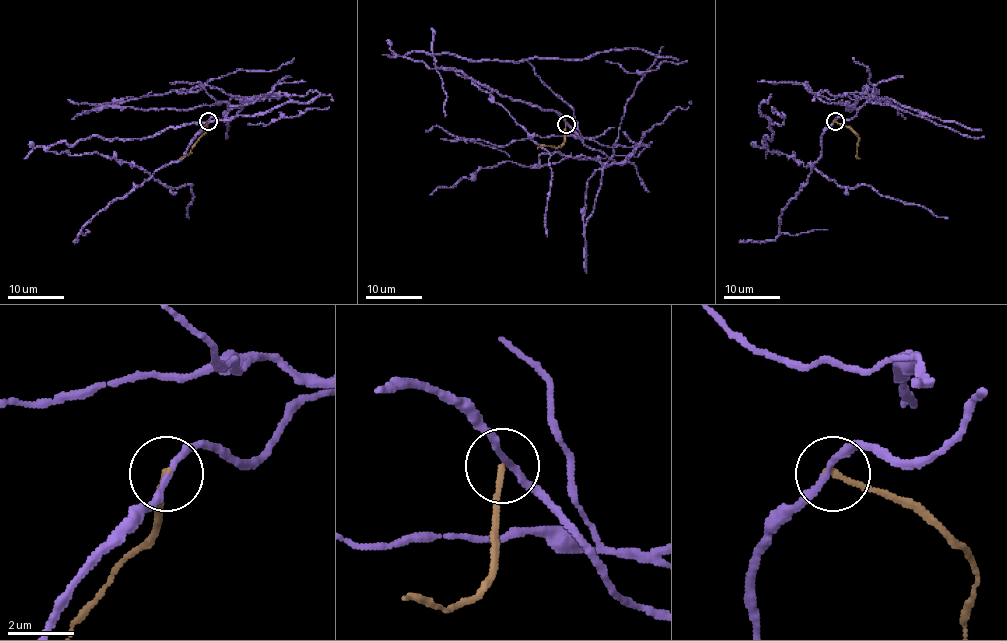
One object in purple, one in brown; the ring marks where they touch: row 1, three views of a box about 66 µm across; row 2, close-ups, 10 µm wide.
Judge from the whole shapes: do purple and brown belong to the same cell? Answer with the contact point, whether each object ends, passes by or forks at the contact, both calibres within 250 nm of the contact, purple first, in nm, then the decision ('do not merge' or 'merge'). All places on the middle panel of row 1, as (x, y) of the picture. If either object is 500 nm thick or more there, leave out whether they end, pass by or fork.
(566, 124) | purple passes by | brown ends | 180/180 nm | do not merge

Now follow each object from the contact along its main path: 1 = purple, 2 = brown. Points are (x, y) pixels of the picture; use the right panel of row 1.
1: (834, 122), (812, 165), (819, 171), (767, 148), (763, 102), (784, 118), (771, 123)
2: (834, 122), (858, 137), (857, 155), (859, 158)

